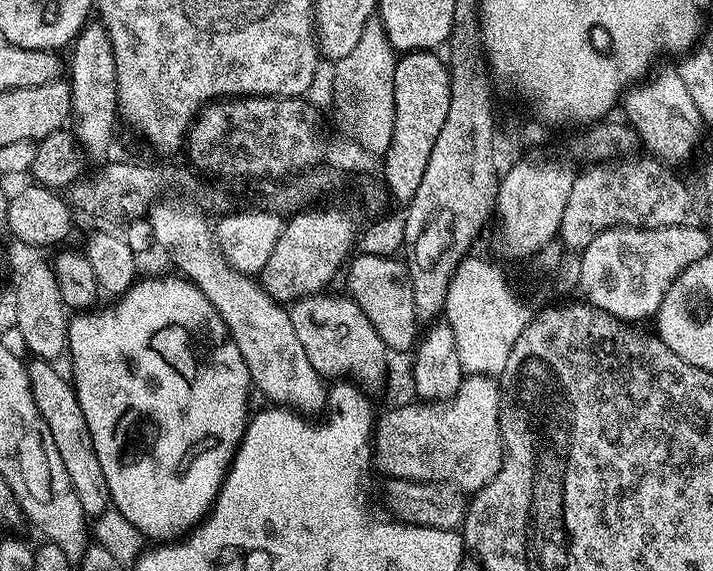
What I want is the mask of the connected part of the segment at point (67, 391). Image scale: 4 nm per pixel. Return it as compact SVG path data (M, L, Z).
M37 358L31 362L33 364L29 363L27 369L36 408L42 414L54 438L54 446L58 454L62 454L62 466L66 466L66 474L70 474L74 494L78 494L78 502L82 502L85 517L98 517L110 507L108 487L106 478L102 474L102 466L98 466L98 454L94 454L94 442L86 426L82 406L78 406L76 389L72 387L69 377L65 373L63 376L55 368L57 367L55 363Z

